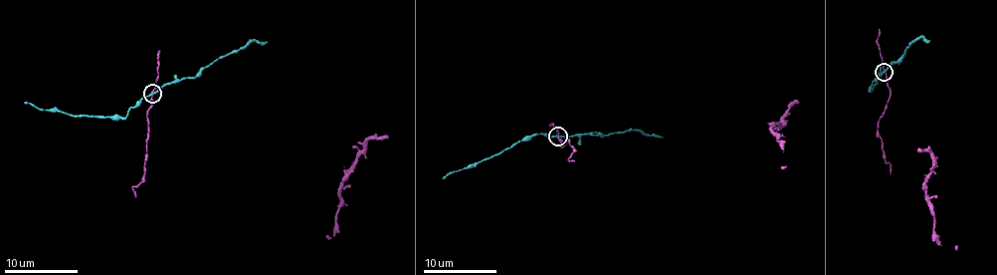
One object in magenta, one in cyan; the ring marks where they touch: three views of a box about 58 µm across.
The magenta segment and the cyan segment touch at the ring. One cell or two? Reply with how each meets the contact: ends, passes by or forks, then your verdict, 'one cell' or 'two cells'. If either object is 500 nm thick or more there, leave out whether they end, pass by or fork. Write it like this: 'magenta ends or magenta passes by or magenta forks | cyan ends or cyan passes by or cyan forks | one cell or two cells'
magenta ends | cyan passes by | two cells

